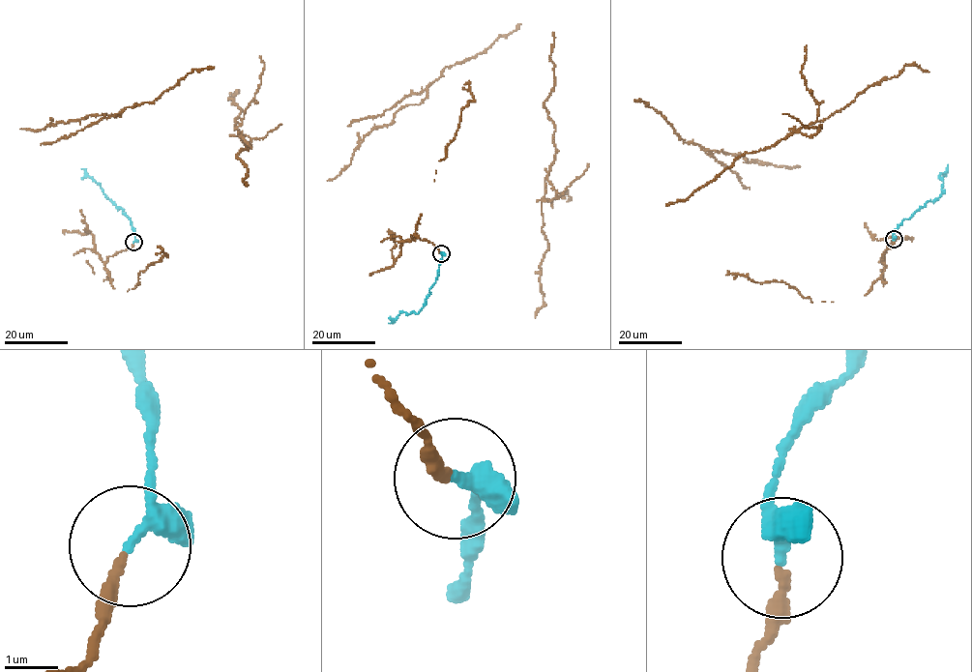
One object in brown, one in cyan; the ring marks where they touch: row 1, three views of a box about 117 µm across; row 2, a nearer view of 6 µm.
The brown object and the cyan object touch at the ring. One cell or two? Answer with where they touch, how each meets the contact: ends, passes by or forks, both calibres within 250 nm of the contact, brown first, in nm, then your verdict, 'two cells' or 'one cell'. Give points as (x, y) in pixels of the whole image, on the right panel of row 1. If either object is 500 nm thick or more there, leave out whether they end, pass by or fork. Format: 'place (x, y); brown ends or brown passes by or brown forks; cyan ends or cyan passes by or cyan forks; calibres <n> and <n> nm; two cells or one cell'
place (894, 239); brown ends; cyan passes by; calibres 200 and 280 nm; one cell

